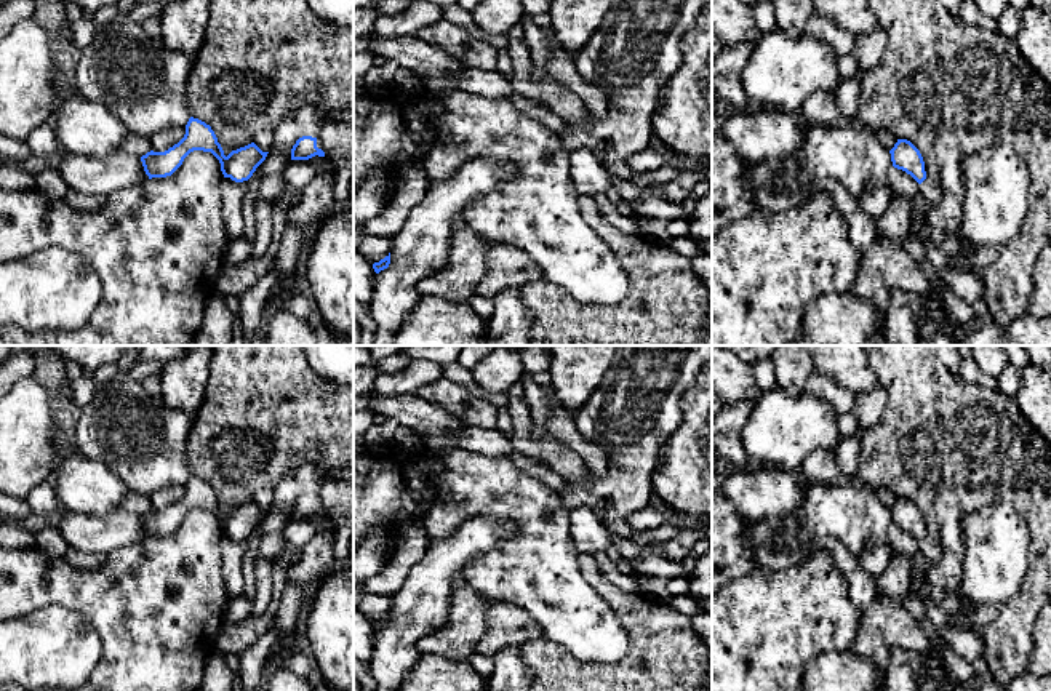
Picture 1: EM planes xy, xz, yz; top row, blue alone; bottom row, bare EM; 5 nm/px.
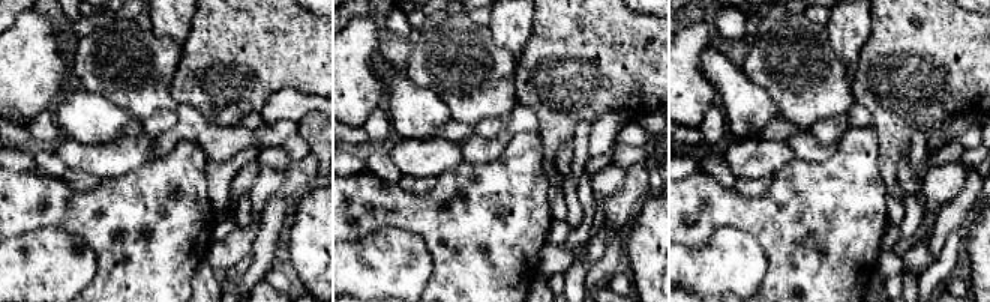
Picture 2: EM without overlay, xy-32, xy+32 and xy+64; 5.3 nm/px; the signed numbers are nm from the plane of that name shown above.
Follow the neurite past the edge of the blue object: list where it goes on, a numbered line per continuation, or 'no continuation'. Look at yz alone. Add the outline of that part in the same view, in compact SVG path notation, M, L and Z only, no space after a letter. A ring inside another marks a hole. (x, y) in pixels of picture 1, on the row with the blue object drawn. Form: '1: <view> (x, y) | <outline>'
1: yz (931, 192) | M928 176L921 184L918 184L918 190L926 200L926 206L937 205L944 195L942 187L936 184L934 181L931 181Z

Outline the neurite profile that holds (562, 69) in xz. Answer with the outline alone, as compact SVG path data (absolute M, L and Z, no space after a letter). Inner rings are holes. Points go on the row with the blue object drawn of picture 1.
M565 50L557 51L547 66L547 72L552 80L573 91L589 112L597 117L606 115L608 104L605 93L582 80L576 69L573 53Z

